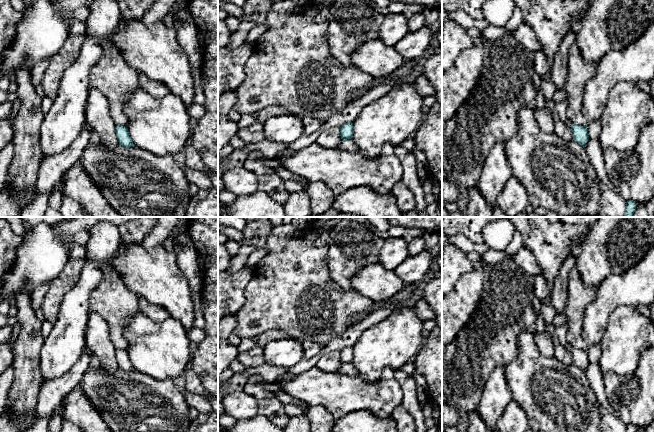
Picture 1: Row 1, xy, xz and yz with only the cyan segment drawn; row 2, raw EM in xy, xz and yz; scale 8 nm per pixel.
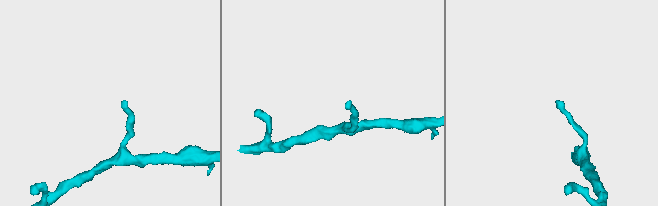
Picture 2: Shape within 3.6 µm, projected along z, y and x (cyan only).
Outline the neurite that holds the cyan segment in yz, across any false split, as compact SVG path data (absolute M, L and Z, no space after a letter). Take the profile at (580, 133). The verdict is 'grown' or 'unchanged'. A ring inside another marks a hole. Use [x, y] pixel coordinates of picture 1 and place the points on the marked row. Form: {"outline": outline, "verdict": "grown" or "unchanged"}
{"outline": "M572 124L570 127L573 132L573 140L581 146L585 147L586 143L589 141L587 127L576 124Z", "verdict": "unchanged"}

